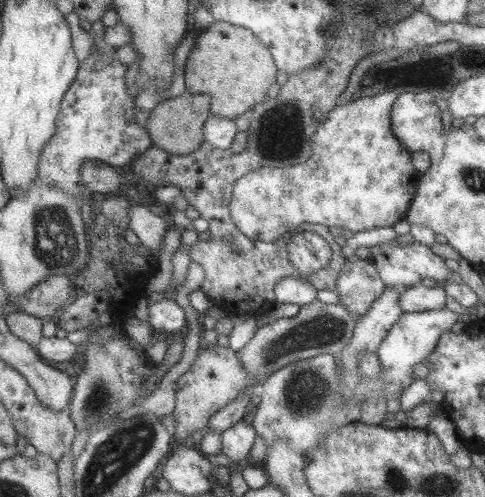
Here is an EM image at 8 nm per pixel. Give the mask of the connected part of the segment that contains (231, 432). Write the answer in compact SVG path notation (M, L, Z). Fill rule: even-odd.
M242 419L221 431L221 452L231 461L245 463L255 440L255 429Z

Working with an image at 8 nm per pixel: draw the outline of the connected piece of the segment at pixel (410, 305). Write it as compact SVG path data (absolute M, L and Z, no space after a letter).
M444 283L433 288L425 288L420 284L408 287L398 294L397 305L402 313L439 309L445 303Z

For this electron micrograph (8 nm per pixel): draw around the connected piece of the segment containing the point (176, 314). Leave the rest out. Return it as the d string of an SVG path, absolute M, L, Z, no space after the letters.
M163 298L160 302L147 304L146 308L148 323L154 330L171 333L185 331L185 313L173 298Z

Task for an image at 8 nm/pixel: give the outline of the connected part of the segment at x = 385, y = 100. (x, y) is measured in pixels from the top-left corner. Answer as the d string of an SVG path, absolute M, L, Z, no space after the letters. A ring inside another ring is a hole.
M385 91L363 100L336 104L317 124L309 158L285 167L261 167L237 179L229 201L230 218L235 228L253 241L272 242L300 226L339 227L353 234L371 228L392 227L403 220L420 175L411 164L411 152L405 150L391 132L389 115L397 95L394 91Z

